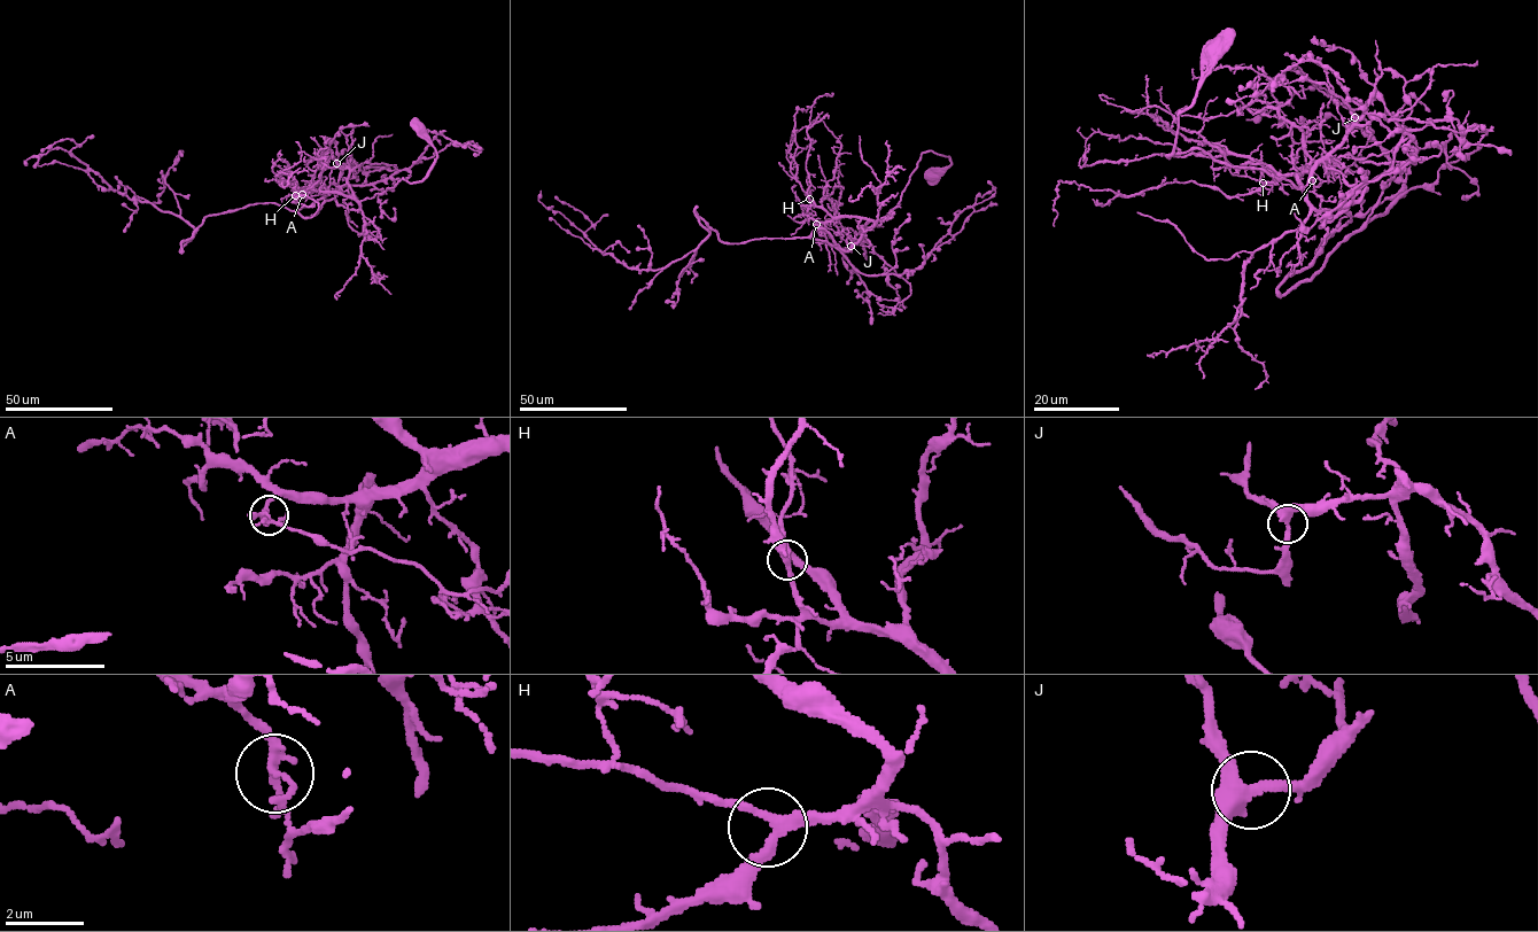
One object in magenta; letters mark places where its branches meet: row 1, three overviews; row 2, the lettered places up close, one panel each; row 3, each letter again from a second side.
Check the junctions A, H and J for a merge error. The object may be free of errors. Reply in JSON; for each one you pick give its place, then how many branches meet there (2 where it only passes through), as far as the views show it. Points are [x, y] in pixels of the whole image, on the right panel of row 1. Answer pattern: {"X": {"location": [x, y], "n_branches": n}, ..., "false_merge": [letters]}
{"A": {"location": [1312, 180], "n_branches": 3}, "false_merge": ["A"]}

